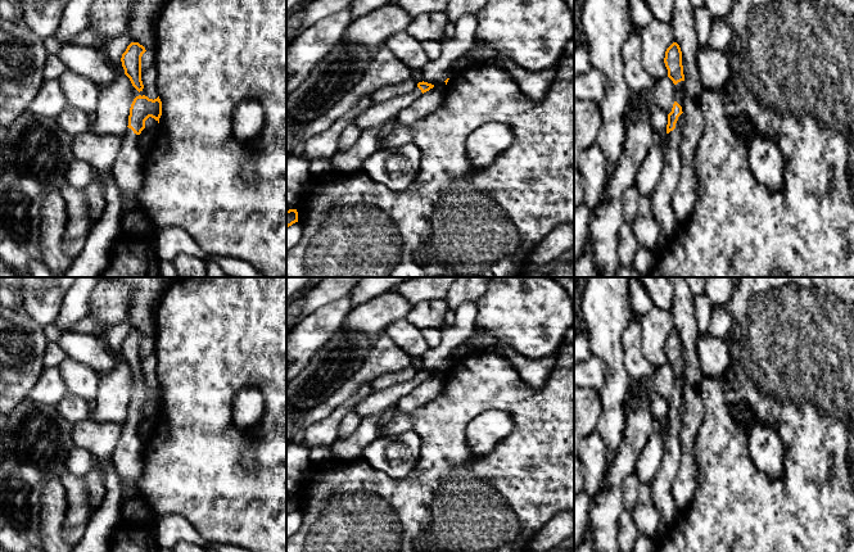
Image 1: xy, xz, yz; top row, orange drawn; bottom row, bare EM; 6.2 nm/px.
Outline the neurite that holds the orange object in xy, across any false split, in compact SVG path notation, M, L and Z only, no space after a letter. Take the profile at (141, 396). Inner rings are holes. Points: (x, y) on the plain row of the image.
M139 383L134 386L126 425L113 451L113 463L119 480L137 485L144 469L144 442L139 439L137 426L145 416L145 408L152 404L159 411L162 389Z

